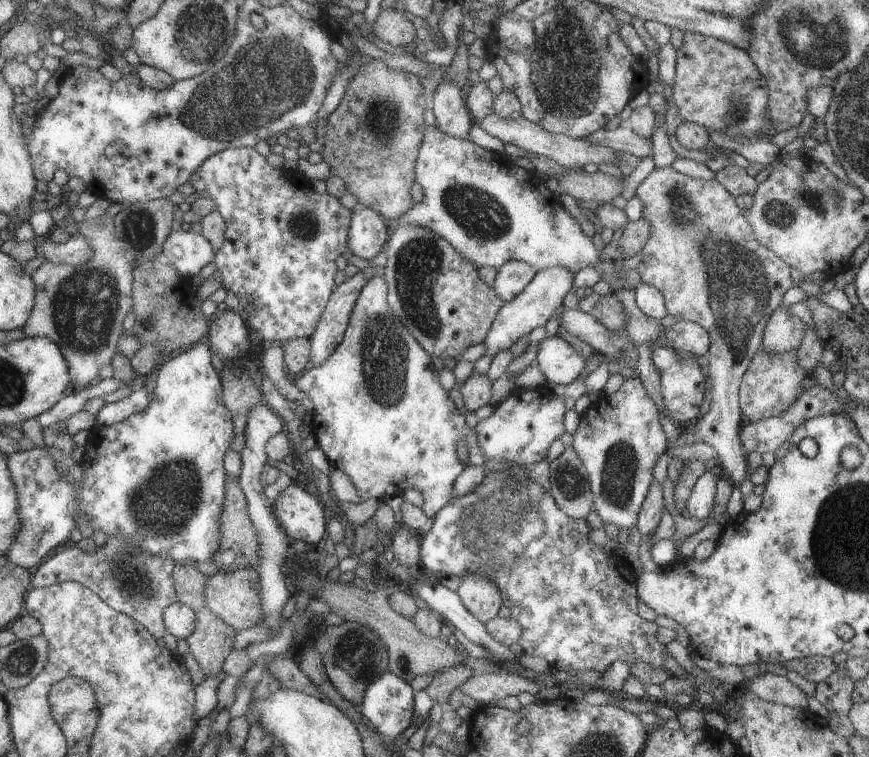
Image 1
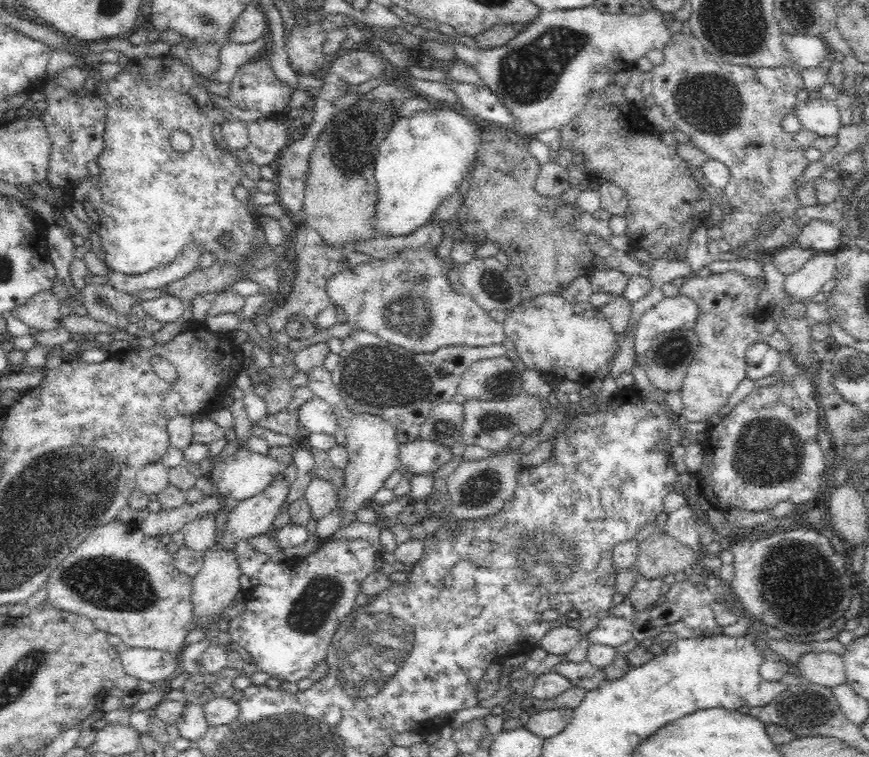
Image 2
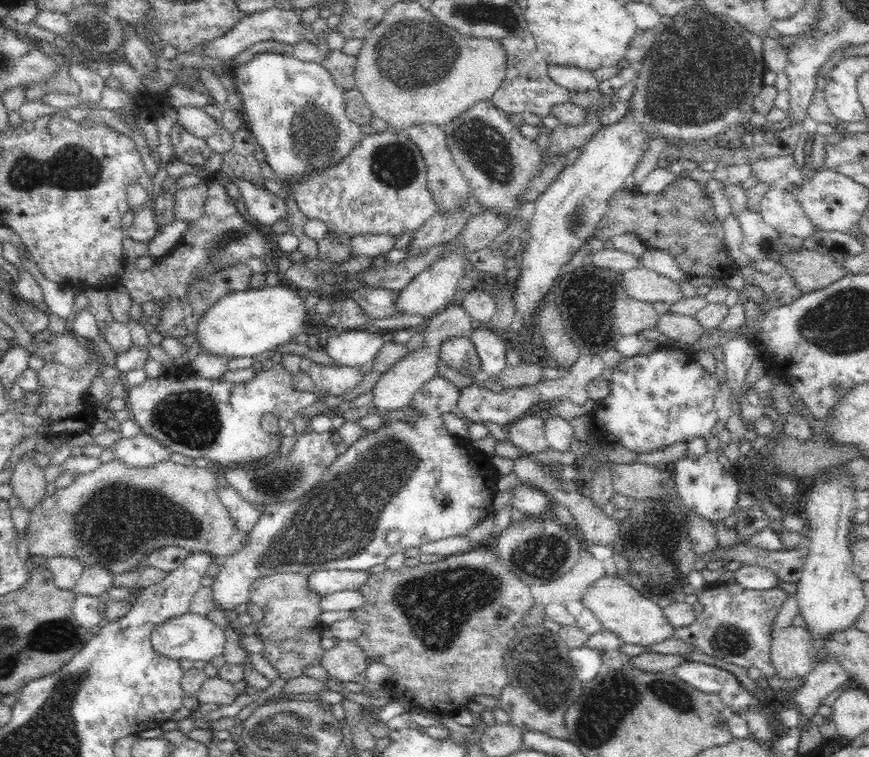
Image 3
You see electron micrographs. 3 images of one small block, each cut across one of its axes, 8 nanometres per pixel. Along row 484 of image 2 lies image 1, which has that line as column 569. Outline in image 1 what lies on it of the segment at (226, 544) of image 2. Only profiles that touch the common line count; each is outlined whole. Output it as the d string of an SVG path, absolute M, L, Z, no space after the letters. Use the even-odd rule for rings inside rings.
M552 266L536 271L535 276L527 283L527 286L519 292L513 300L503 303L486 337L482 340L485 345L485 354L495 356L499 351L509 349L509 347L519 338L527 335L531 330L538 326L544 326L554 311L562 306L561 301L573 286L574 274L564 266Z

